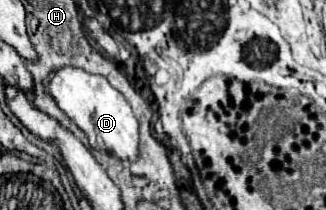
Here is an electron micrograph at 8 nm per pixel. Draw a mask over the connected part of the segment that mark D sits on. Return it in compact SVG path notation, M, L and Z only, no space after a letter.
M63 67L49 75L47 89L55 97L57 105L67 113L67 117L73 119L79 129L83 129L93 149L105 151L123 161L137 161L137 157L141 155L139 123L125 97L115 87L111 87L105 77L91 75L75 67Z

